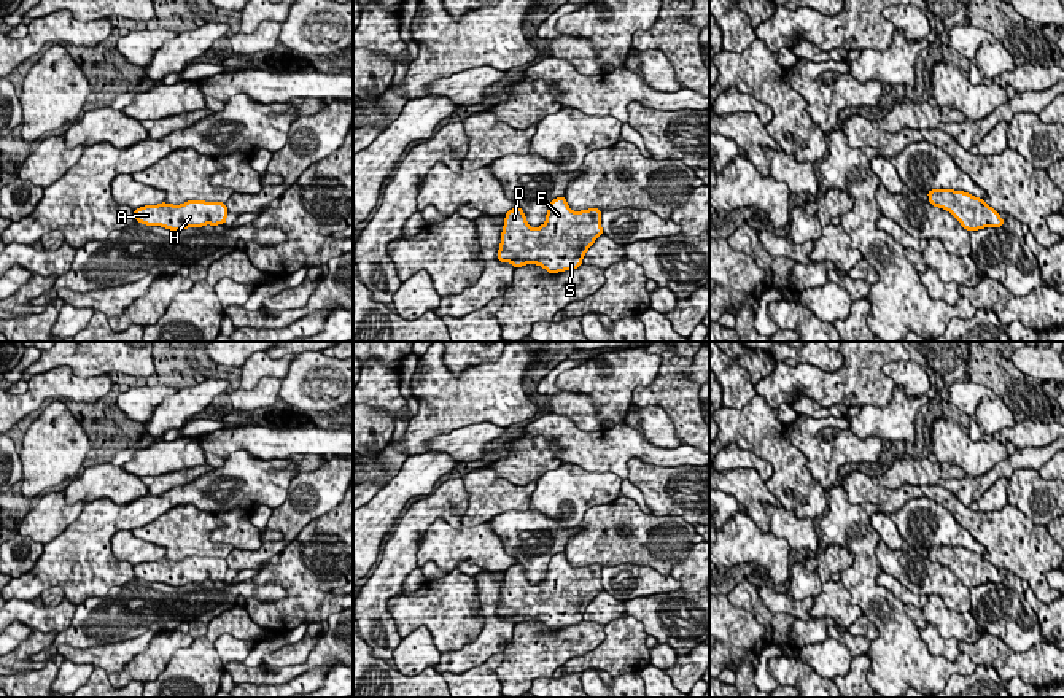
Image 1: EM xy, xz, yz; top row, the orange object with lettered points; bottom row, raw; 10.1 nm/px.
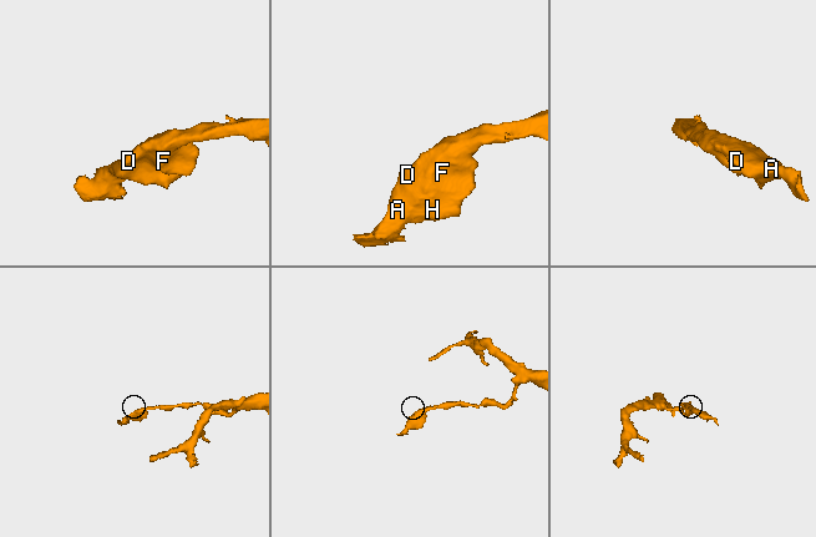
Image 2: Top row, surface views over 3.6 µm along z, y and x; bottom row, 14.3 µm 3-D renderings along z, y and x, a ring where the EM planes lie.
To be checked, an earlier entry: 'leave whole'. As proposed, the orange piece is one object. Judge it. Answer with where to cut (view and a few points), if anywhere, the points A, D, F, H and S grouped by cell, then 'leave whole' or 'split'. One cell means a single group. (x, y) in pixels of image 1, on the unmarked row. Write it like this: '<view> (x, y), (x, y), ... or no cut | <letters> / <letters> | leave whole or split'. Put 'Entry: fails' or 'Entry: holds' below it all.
no cut | A D F H S | leave whole
Entry: holds

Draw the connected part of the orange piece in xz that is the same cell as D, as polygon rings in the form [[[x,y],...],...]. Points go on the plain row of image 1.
[[[565,552],[550,558],[546,579],[531,585],[522,564],[506,569],[498,615],[515,625],[538,620],[549,630],[577,625],[593,598],[603,591],[601,566],[573,568]]]

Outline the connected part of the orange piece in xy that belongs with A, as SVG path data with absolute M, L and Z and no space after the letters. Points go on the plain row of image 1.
M188 556L181 561L159 560L134 566L134 574L146 582L162 582L172 587L224 580L227 563L223 558Z

